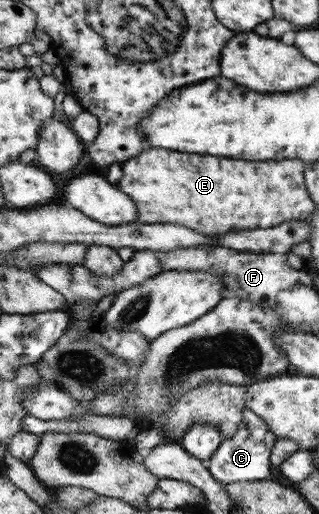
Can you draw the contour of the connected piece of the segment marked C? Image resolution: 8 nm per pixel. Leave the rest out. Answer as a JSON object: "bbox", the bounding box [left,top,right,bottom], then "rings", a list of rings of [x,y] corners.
{"bbox":[209,407,276,484],"rings":[[[248,407],[244,409],[243,423],[233,437],[222,438],[221,445],[209,459],[209,469],[212,470],[213,477],[221,484],[251,482],[267,479],[271,475],[272,449],[275,447],[276,434],[269,429],[268,422],[253,413]]]}

